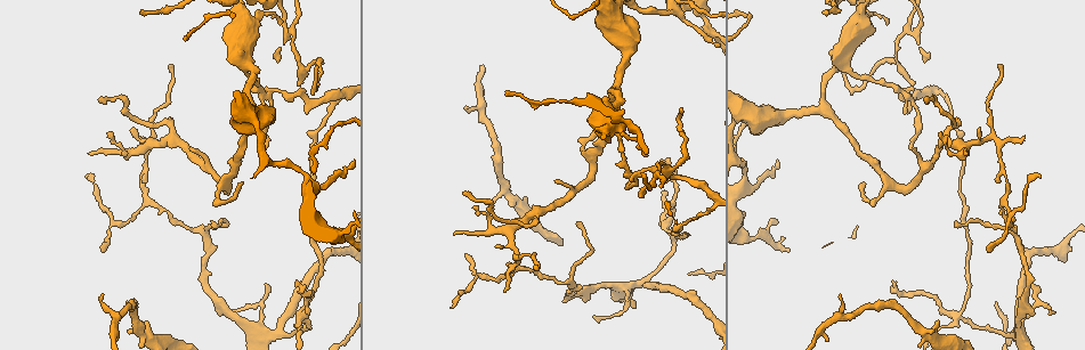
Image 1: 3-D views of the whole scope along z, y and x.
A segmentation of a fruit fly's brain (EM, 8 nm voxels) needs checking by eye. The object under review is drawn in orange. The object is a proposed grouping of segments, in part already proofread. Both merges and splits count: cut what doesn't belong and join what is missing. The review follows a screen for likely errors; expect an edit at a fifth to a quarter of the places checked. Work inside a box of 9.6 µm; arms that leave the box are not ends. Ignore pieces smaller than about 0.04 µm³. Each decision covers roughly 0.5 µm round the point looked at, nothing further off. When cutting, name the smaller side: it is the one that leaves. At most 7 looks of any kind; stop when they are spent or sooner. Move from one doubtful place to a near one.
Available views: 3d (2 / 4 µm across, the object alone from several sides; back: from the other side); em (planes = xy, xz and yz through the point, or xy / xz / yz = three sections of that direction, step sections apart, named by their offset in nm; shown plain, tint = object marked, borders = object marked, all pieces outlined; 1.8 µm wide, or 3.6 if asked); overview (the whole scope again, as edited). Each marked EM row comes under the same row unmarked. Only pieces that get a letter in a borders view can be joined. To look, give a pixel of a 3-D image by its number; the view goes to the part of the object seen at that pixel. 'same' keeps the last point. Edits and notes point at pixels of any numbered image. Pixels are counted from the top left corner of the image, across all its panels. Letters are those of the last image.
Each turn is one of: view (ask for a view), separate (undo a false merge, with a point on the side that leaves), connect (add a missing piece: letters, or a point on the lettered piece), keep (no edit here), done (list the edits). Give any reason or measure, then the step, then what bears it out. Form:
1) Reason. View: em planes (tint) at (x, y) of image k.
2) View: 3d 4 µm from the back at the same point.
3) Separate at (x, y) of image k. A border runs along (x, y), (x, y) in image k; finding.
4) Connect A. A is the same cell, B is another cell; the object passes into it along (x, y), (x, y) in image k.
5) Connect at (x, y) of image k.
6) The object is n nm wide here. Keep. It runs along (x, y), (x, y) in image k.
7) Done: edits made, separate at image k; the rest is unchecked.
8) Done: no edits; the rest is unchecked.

Branch point. View: 3d 4 µm at (612, 106) of image 1.

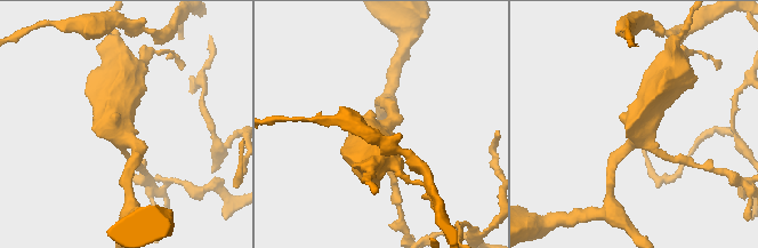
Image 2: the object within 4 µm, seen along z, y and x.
3 arms meet here. View: em planes (borders) at (125, 139) of image 2.

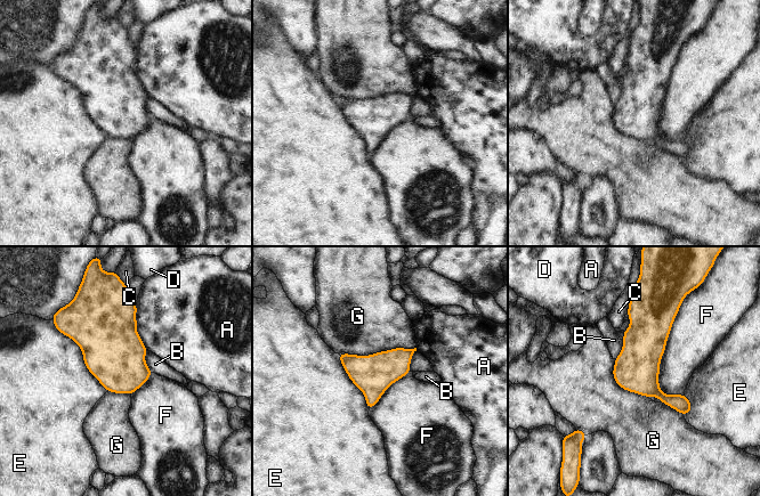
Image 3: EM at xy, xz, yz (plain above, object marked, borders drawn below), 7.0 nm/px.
The longest contact is with F, 650 nm. Keep. A, B, C, D, E, F and G are other cells; a border runs along (679, 308), (657, 377), (671, 396) in image 3; one cell here.

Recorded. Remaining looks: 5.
Sudden change in width. View: 3d 2 µm at (786, 117) of image 1.

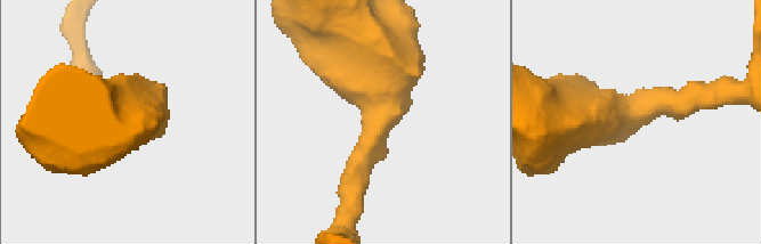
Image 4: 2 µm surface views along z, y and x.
View: em xz step 8 (tint) at (642, 109) of image 4.

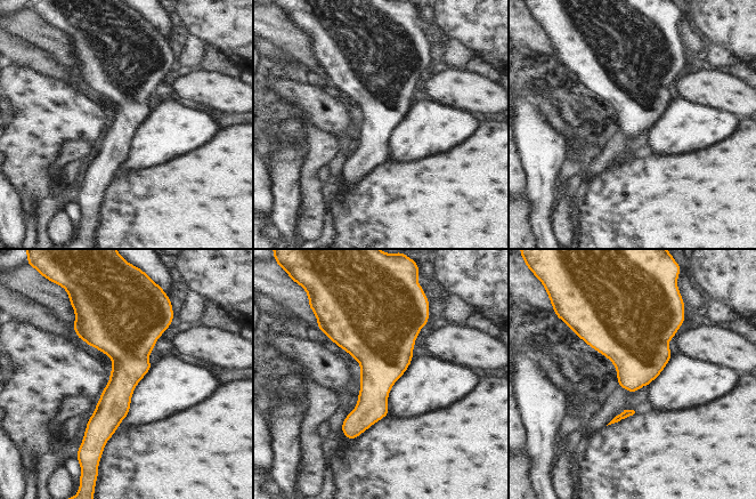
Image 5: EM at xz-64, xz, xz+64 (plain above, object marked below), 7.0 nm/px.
Another direction. View: em planes (borders) at the same point.

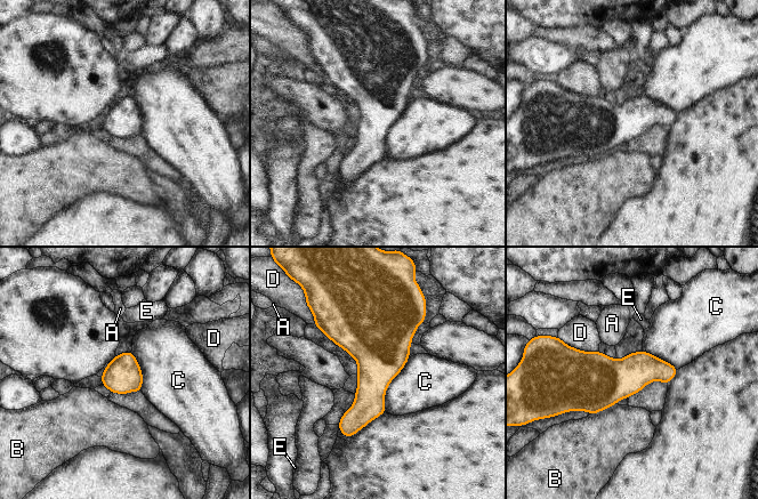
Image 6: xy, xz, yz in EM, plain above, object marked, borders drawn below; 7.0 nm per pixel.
Keep. A, B, C, D and E are other cells; a border runs along (409, 356), (387, 387), (385, 411) in image 6; continuous, no second cell.

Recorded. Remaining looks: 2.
Narrows sharply. View: em xz step 4 (tint) at (566, 290) of image 1.

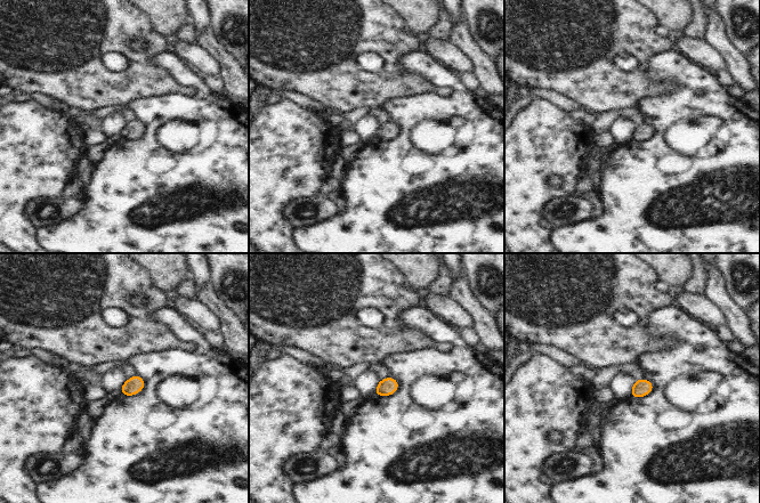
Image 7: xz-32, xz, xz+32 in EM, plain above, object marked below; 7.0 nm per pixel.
Cut it another way. View: em planes (borders) at the same point.

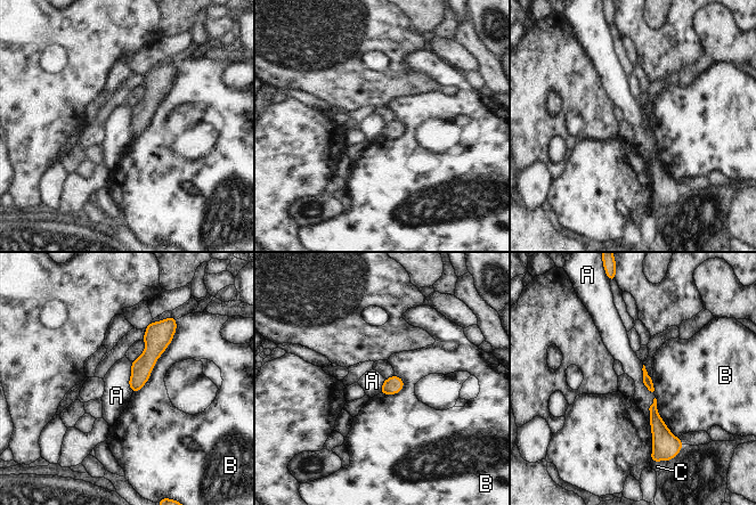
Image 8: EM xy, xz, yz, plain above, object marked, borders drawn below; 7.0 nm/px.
Keep. A, B and C are other cells; a border runs along (642, 365), (642, 383), (652, 392) in image 8; continuous, no second cell.

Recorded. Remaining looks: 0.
Done: no edits; the rest is unchecked.

